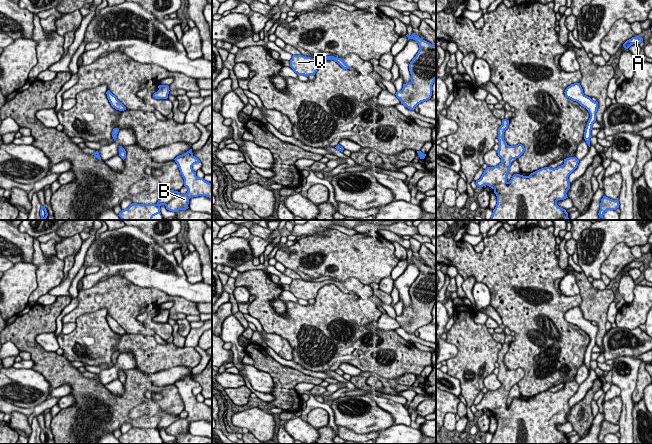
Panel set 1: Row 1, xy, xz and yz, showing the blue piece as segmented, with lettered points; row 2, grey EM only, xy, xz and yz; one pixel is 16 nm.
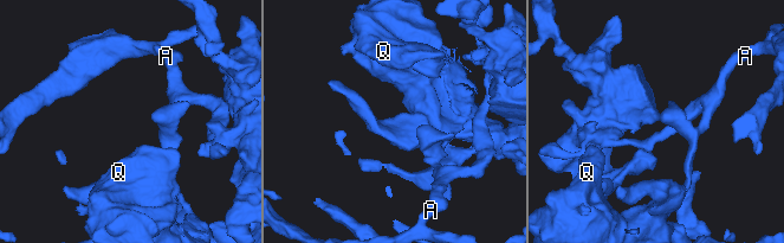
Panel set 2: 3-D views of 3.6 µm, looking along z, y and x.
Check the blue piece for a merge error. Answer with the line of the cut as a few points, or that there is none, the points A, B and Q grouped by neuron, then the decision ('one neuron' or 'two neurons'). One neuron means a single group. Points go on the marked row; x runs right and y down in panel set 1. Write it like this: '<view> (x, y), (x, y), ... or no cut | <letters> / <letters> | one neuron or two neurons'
xz (340, 146), (341, 150) | A / B Q | two neurons

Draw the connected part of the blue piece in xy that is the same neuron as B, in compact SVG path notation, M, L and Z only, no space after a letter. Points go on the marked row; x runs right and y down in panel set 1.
M192 149L186 153L177 156L175 159L180 173L184 179L184 186L188 189L186 194L170 190L163 186L158 186L160 193L156 204L137 204L132 203L128 208L119 213L122 220L152 220L152 218L161 214L160 206L165 205L166 209L172 212L188 209L189 199L191 197L206 196L212 198L212 184L203 178L198 178L192 166L199 163L200 160L192 153Z

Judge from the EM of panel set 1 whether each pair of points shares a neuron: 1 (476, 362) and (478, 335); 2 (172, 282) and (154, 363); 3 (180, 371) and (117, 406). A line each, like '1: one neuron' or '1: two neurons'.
1: one neuron
2: two neurons
3: two neurons

